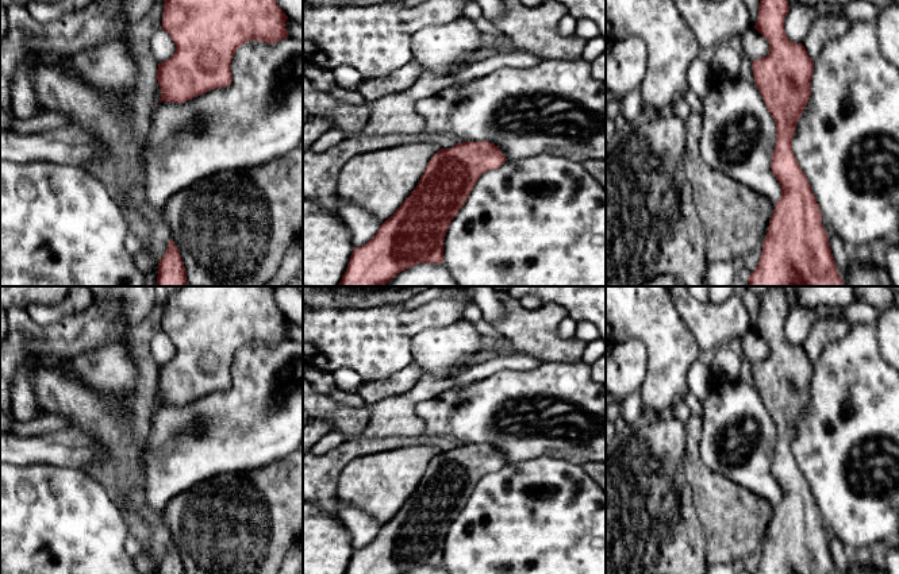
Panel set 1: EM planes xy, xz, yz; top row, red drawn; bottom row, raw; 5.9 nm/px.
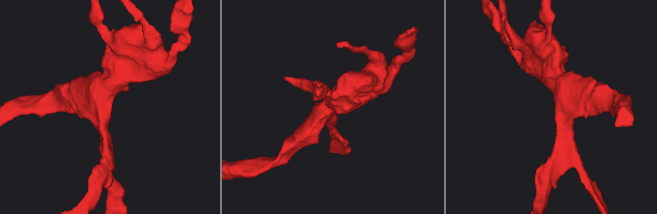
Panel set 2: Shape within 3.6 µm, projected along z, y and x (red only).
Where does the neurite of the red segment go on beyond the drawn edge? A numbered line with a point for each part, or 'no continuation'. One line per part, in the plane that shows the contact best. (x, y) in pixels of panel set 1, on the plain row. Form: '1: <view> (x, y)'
no continuation

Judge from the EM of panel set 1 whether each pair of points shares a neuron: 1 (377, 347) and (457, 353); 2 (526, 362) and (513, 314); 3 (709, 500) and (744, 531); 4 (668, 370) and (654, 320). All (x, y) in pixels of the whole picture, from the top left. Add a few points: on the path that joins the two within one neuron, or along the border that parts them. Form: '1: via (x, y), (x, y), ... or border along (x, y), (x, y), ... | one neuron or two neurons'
1: border along (434, 328), (419, 331), (412, 338), (411, 362) | two neurons
2: border along (514, 353), (526, 353), (542, 362) | two neurons
3: via (717, 504), (736, 523) | one neuron
4: via (668, 358), (668, 339), (664, 332) | one neuron

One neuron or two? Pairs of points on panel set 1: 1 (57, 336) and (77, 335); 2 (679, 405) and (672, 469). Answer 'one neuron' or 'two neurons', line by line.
1: one neuron
2: two neurons

